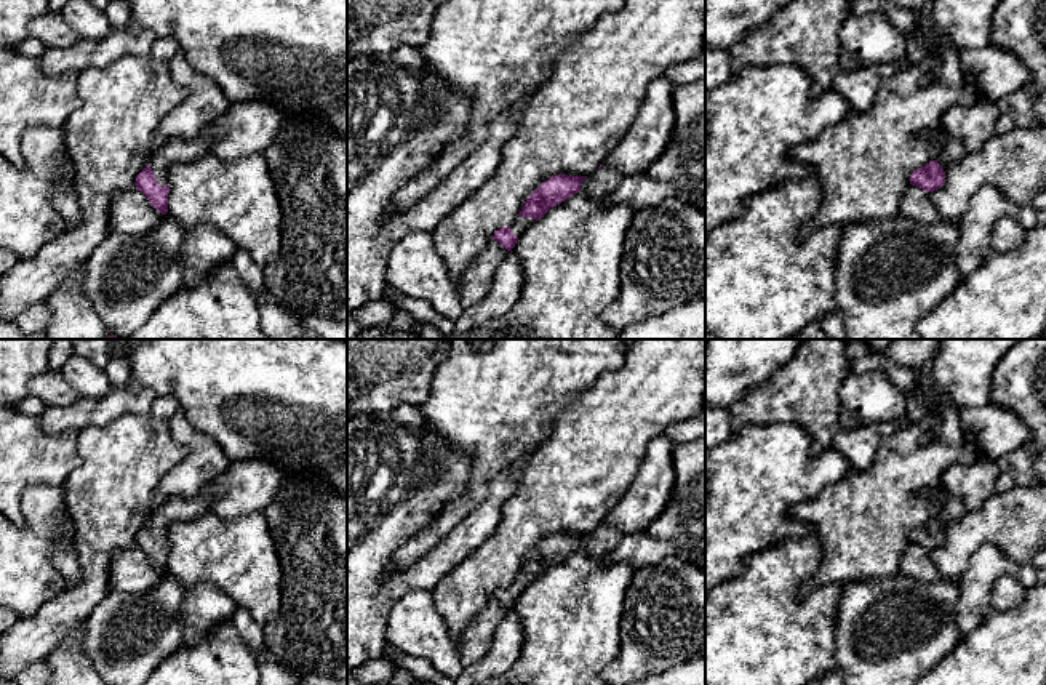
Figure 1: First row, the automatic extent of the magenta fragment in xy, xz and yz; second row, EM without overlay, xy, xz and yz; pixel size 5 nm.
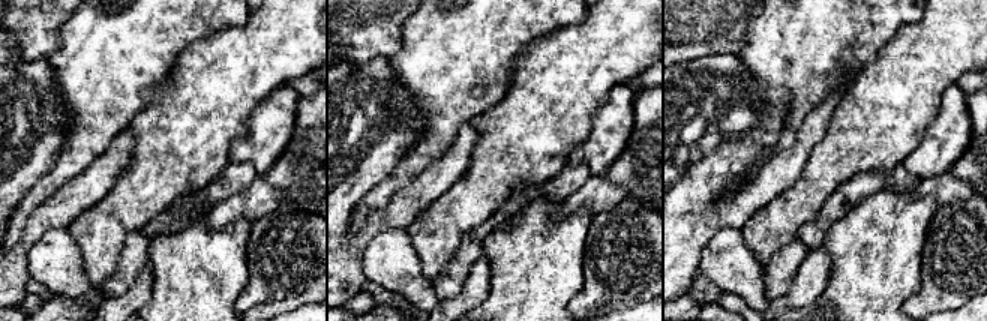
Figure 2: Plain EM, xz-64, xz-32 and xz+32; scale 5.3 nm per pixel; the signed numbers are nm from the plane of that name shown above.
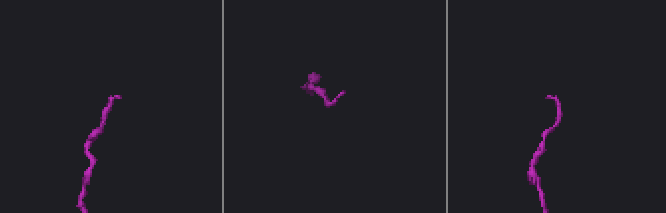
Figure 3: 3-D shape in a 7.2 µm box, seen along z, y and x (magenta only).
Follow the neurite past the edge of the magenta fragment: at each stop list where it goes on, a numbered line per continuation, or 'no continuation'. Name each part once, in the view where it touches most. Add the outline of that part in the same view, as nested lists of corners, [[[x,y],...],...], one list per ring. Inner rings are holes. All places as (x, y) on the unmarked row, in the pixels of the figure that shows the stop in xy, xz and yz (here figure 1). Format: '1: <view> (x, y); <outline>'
1: xy (176, 509); [[[214,480],[194,498],[171,498],[160,507],[154,509],[149,523],[160,544],[168,543],[168,527],[176,522],[189,522],[211,511],[211,501],[221,493]]]

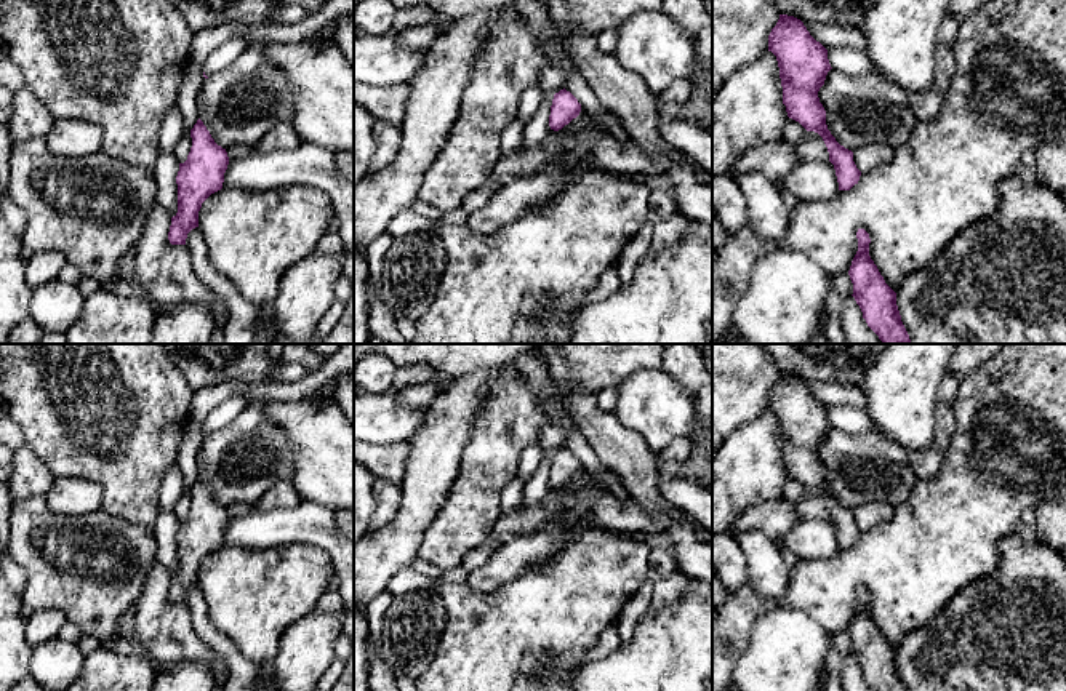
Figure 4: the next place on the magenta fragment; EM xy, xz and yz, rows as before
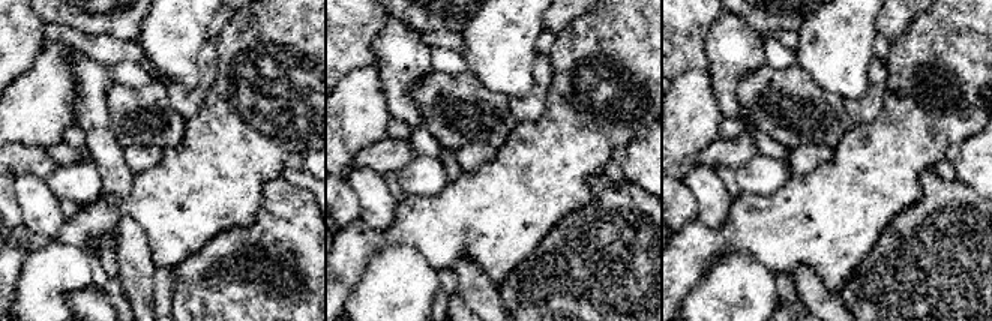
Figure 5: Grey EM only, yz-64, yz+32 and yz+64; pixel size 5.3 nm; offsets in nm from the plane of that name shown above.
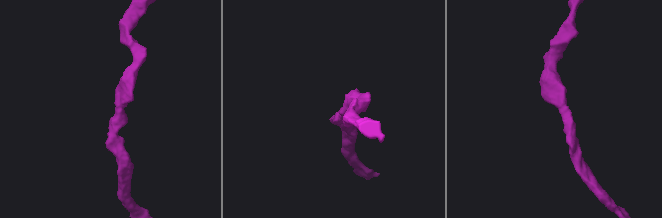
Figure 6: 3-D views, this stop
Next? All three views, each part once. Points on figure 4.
no continuation

